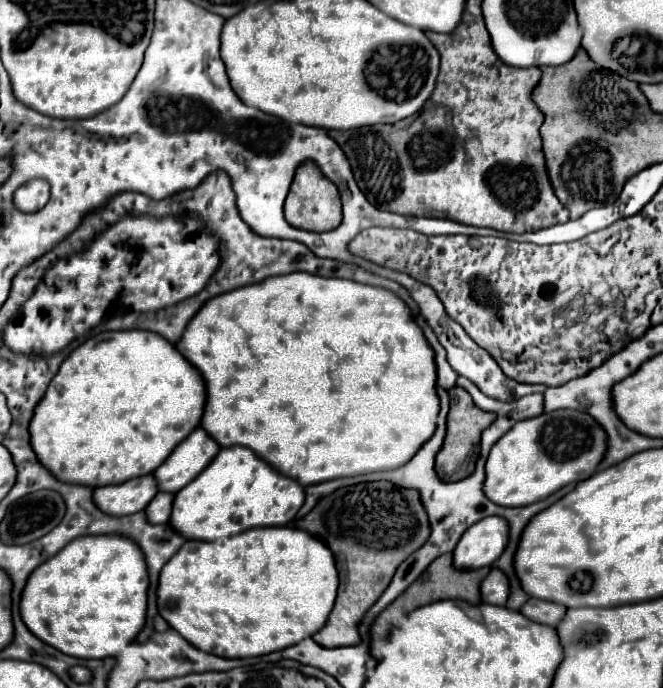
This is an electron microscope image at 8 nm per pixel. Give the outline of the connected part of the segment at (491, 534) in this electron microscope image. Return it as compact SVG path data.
M489 517L469 527L453 549L453 567L461 571L489 567L503 553L507 533L509 527L503 517Z

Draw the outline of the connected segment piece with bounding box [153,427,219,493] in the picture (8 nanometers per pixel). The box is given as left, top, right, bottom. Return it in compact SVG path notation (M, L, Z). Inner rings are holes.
M197 427L189 437L185 437L175 451L165 459L161 467L155 469L157 489L165 493L177 493L181 487L191 483L217 455L219 445Z

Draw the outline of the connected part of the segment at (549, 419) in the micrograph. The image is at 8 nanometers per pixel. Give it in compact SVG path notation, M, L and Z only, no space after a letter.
M559 409L517 423L493 447L485 465L483 493L503 507L537 503L569 483L589 479L607 449L607 435L587 413Z

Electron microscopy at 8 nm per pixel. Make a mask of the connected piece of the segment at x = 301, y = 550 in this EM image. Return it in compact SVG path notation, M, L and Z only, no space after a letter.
M257 527L225 541L185 541L161 569L157 609L169 627L193 647L225 659L245 659L281 651L317 633L333 609L335 595L337 569L329 547L293 527Z

